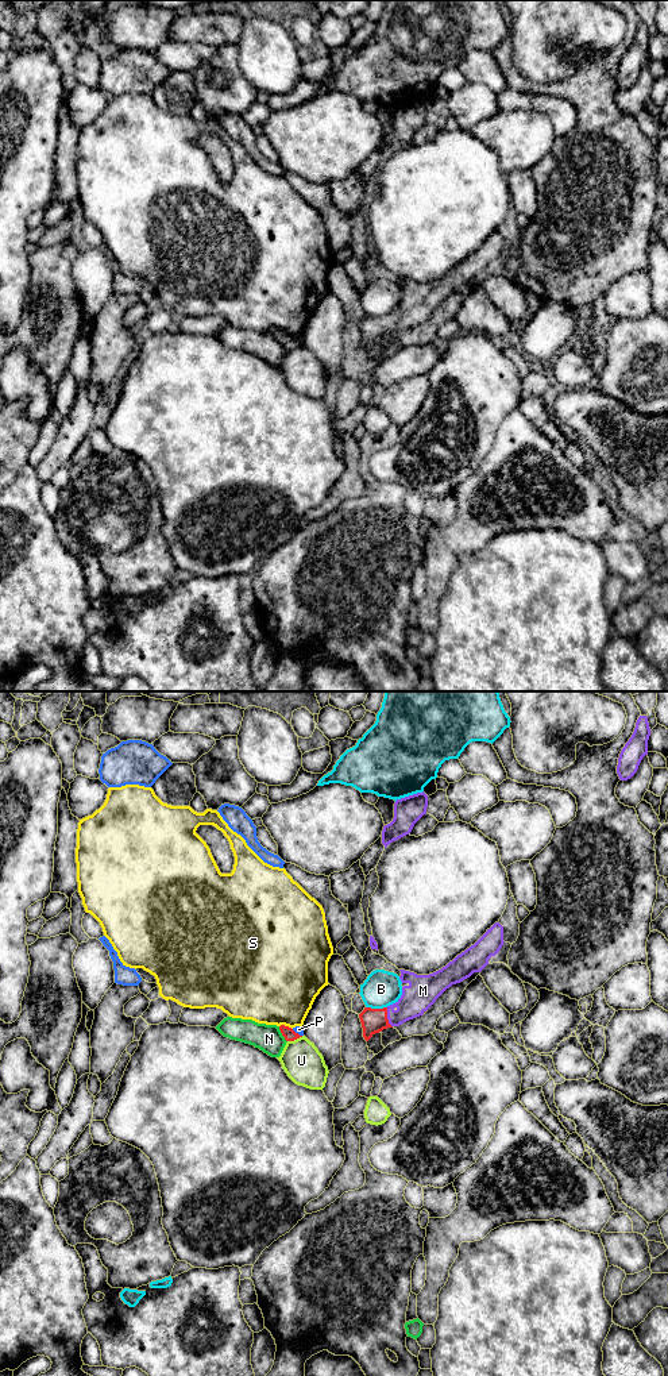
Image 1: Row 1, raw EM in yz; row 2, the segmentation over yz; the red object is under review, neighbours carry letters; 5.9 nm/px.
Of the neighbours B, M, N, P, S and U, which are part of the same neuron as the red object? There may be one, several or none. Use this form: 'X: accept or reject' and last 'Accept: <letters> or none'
B: reject
M: accept
N: reject
P: reject
S: reject
U: reject
Accept: M

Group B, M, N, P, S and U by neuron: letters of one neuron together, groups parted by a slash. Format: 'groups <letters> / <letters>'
groups B / M / N / P / S / U

